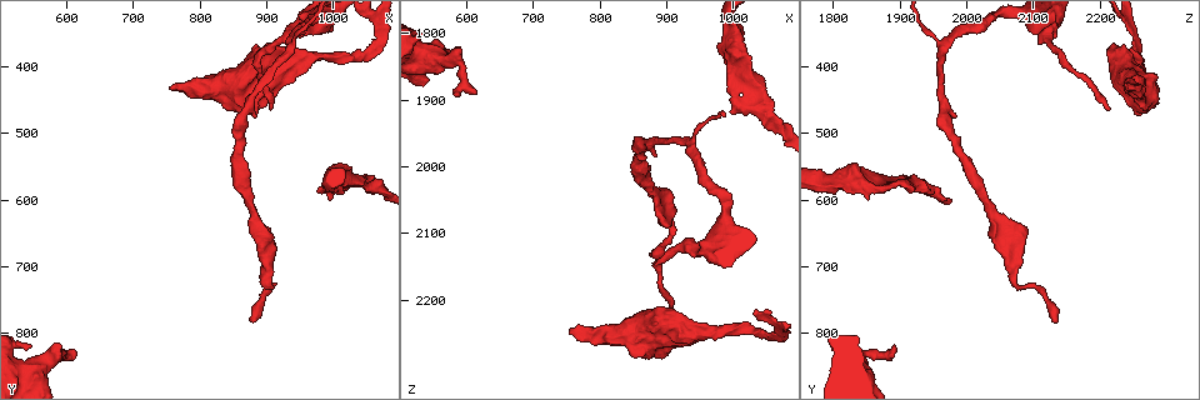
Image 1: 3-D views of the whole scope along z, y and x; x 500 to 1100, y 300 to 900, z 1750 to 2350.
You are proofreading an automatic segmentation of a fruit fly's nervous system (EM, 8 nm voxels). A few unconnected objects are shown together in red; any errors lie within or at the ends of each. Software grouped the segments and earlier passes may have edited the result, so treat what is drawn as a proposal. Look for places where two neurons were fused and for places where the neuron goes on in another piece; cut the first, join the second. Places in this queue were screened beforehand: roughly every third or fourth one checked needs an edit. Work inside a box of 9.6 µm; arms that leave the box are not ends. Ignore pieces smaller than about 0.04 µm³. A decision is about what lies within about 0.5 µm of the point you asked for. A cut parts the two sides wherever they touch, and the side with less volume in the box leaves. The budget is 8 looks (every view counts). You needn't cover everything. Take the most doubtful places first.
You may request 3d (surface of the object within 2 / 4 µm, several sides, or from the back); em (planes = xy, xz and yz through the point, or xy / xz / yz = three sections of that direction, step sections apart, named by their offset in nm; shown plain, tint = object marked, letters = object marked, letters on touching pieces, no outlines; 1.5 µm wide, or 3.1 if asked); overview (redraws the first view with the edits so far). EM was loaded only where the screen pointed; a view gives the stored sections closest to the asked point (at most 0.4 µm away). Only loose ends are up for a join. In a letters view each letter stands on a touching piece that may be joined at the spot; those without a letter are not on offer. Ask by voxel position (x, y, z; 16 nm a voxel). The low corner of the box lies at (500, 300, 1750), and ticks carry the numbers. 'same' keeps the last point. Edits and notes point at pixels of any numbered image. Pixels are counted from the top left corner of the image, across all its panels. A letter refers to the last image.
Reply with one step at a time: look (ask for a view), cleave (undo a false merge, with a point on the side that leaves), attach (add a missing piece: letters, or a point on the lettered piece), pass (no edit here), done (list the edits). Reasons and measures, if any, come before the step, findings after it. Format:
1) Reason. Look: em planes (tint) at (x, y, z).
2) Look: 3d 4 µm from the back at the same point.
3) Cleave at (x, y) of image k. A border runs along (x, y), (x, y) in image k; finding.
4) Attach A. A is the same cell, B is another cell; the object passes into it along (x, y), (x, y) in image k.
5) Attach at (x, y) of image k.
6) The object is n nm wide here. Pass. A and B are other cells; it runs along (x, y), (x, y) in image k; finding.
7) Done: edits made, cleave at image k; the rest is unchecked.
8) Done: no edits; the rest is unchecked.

Branch stops here. Look: 3d 2 µm at (1020, 585, 1925).

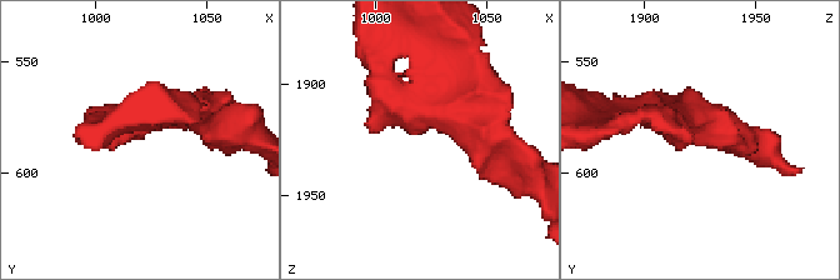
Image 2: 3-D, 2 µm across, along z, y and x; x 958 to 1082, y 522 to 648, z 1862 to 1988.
Look: em planes (tint) at (1018, 583, 1923).

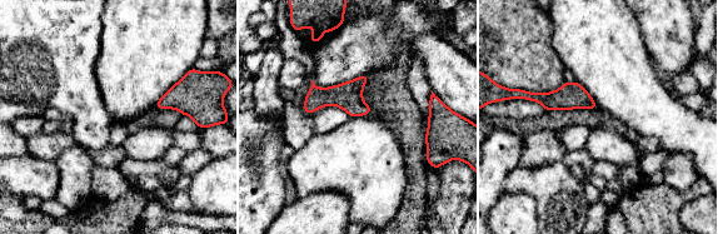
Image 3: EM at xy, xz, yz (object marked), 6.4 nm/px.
What lies round it. Look: em planes (letters) at the same point.

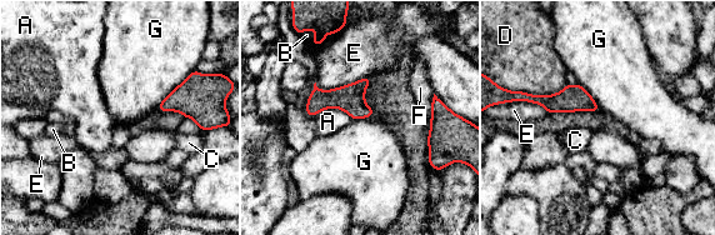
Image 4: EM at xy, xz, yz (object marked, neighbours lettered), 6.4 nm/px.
The object is 180 nm wide here. Pass. A, B, C, D, E, F and G are other cells; a border runs along (193, 71), (156, 109) in image 4; none of them fits.

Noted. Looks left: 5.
An open end. Look: 3d 4 µm at (750, 430, 2250).

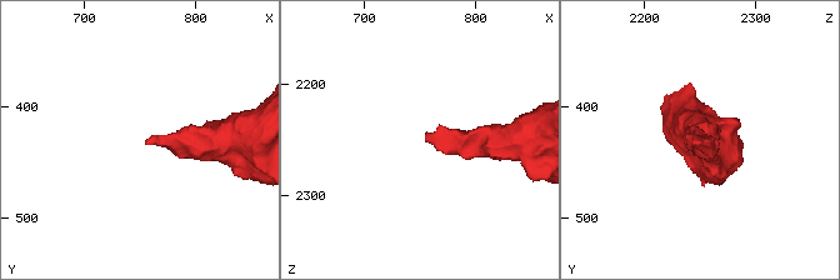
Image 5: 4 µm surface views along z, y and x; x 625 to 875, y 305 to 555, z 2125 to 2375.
Need the tissue. Look: em yz step 8 (tint) at (752, 436, 2250).

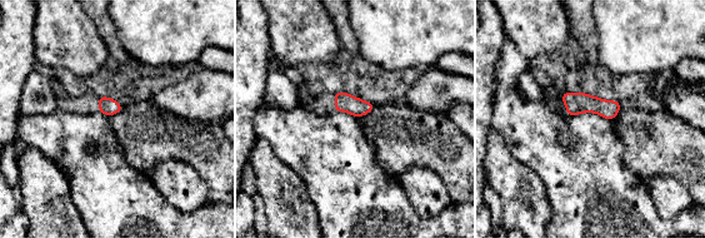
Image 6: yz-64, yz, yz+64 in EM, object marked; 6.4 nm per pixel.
Look: em planes (letters) at the same point.

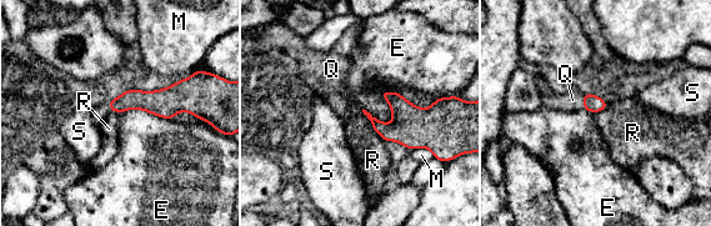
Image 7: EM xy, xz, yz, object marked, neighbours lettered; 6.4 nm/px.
Attach Q. Q is the same cell, E, M, R and S are other cells; the object passes into it along (594, 104), (584, 101), (572, 100) in image 7; it goes on there.

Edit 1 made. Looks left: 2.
Two arms at a narrow angle. Look: 3d 4 µm at (960, 340, 2120).

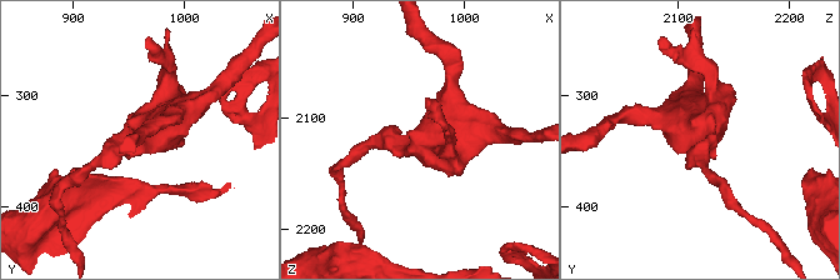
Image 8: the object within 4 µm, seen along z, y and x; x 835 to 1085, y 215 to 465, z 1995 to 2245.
Look: em planes (letters) at (960, 340, 2124).

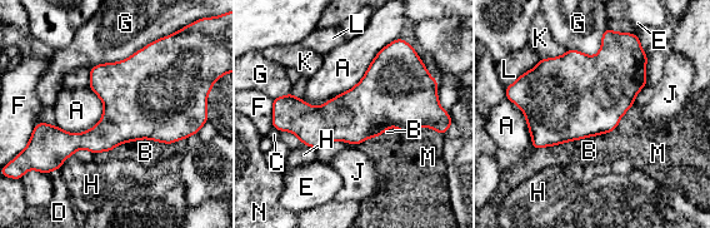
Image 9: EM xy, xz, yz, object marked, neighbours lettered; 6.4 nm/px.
Pass. A, B, C, D, E, F, G, H, J, K, L, M and N are other cells; a border runs along (391, 40), (349, 89), (300, 98) in image 9; one neuron here.

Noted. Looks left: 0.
Done: edits made, attach at image 7; the rest is unchecked.

